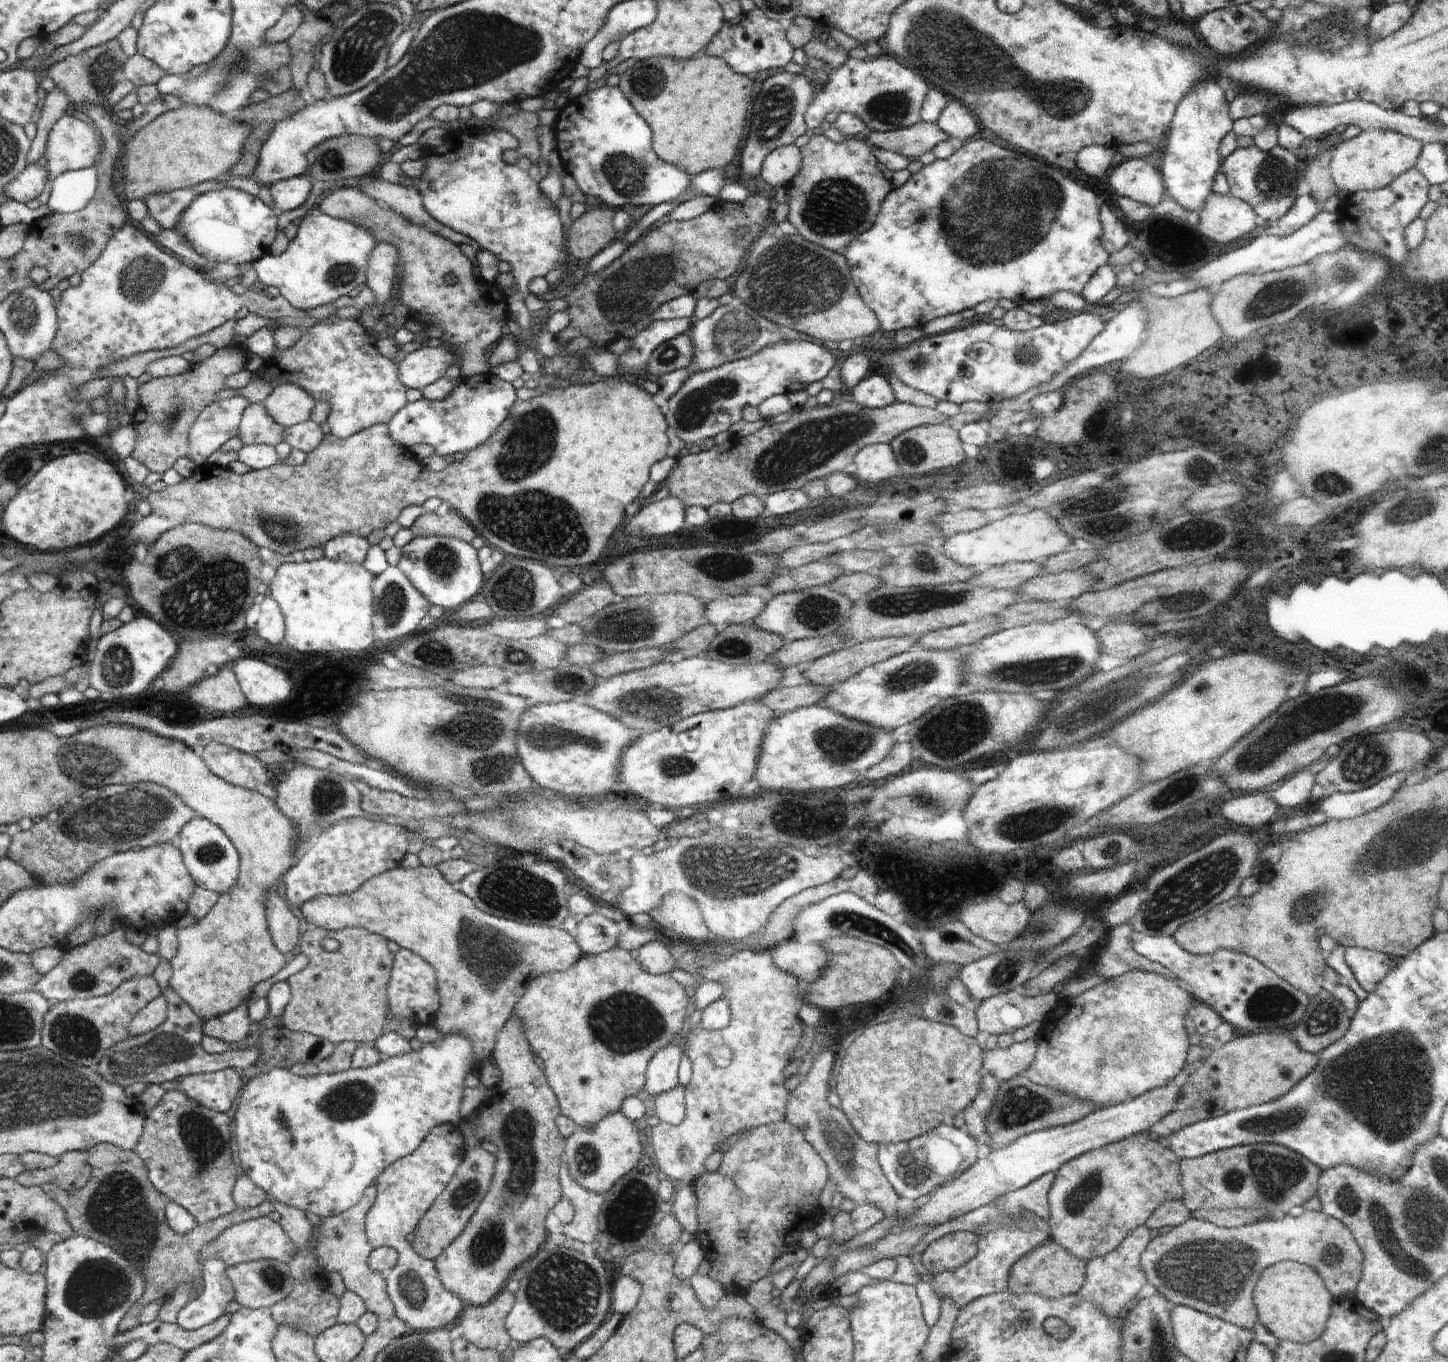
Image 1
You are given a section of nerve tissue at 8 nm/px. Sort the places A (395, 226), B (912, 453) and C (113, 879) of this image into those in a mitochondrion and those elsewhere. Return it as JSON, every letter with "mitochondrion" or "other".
{"A":"mitochondrion","B":"mitochondrion","C":"mitochondrion"}

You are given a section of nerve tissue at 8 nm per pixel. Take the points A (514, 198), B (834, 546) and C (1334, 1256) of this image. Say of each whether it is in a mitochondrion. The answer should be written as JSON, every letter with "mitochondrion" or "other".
{"A":"mitochondrion","B":"other","C":"mitochondrion"}

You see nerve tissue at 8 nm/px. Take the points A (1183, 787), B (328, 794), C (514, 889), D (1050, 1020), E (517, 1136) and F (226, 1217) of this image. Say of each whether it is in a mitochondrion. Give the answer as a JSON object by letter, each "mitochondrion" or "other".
{"A":"mitochondrion","B":"mitochondrion","C":"mitochondrion","D":"other","E":"mitochondrion","F":"other"}

